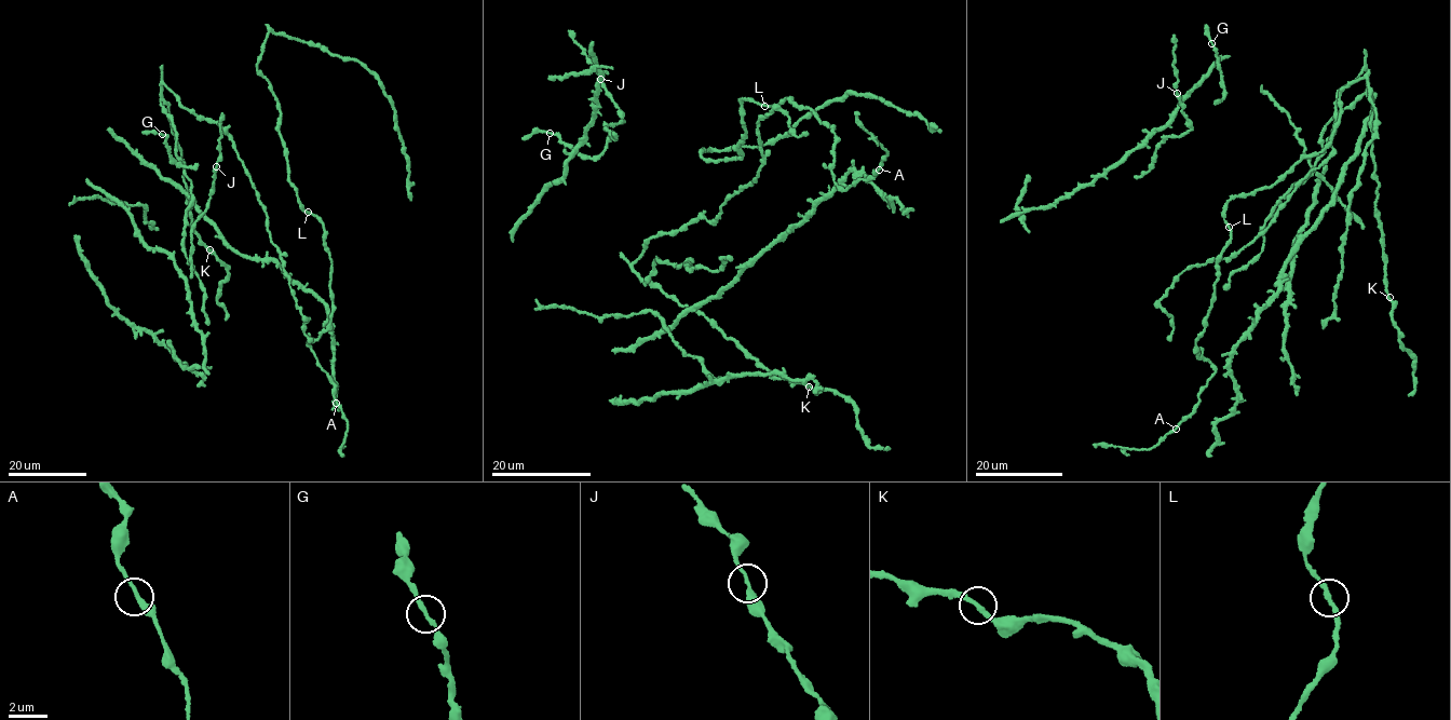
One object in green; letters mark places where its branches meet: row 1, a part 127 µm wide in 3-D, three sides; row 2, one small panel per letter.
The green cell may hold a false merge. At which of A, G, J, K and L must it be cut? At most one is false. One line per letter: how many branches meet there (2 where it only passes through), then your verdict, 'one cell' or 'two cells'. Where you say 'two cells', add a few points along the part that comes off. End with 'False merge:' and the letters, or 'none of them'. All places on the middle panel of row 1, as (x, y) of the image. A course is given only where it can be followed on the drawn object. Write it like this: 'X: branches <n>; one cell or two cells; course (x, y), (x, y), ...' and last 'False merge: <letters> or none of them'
A: branches 2; one cell
G: branches 2; one cell
J: branches 2; one cell
K: branches 2; one cell
L: branches 2; one cell
False merge: none of them

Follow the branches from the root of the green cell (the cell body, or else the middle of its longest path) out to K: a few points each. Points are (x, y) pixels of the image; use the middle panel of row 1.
K: (709, 221), (701, 217), (649, 240), (633, 270), (680, 304), (704, 315), (775, 378), (809, 386)

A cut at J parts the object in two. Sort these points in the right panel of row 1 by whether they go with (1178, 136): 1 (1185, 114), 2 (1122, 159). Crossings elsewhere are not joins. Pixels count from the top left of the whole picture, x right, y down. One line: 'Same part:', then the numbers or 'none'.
Same part: 1

